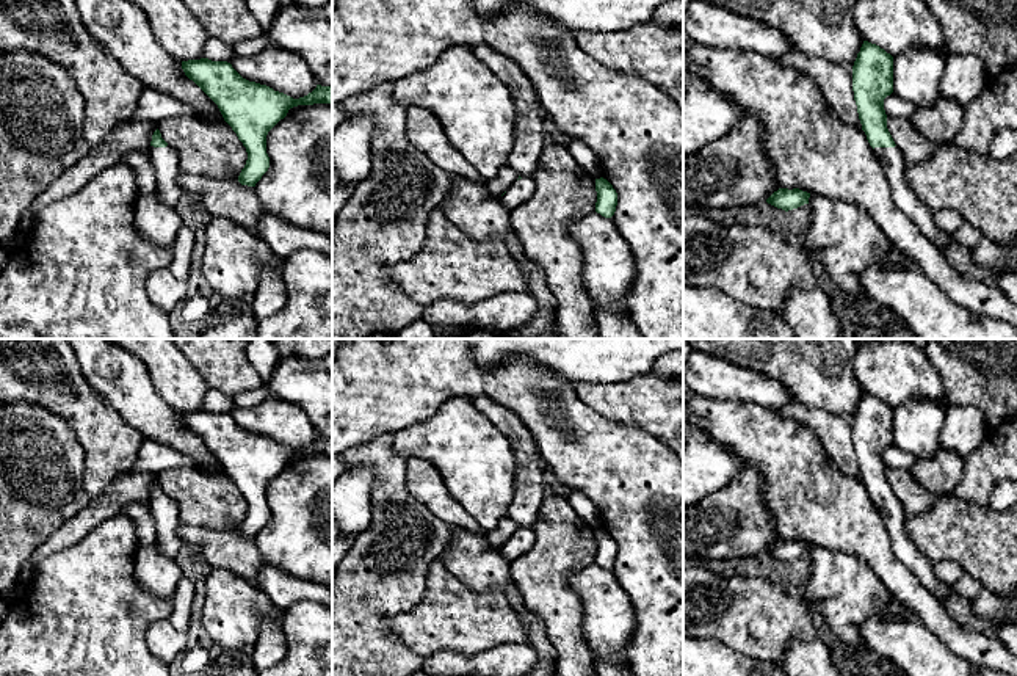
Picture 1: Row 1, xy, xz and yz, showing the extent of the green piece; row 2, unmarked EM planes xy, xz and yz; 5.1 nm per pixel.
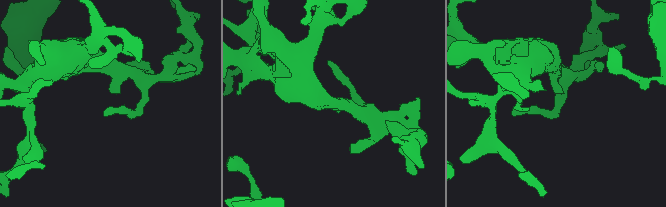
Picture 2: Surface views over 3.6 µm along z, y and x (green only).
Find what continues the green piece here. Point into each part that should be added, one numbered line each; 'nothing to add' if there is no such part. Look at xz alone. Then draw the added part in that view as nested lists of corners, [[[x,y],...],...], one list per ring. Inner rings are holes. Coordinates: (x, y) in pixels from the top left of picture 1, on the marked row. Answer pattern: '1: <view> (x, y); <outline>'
1: xz (524, 188); [[[522,177],[500,196],[500,201],[509,212],[512,212],[519,204],[528,201],[534,194],[534,190],[534,180],[531,177]]]

